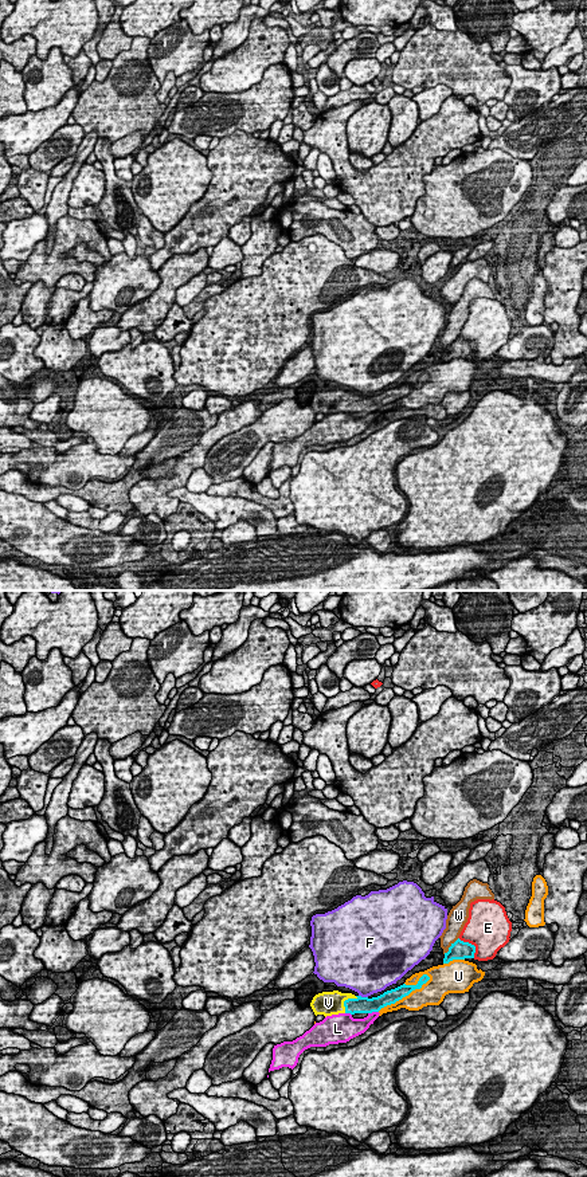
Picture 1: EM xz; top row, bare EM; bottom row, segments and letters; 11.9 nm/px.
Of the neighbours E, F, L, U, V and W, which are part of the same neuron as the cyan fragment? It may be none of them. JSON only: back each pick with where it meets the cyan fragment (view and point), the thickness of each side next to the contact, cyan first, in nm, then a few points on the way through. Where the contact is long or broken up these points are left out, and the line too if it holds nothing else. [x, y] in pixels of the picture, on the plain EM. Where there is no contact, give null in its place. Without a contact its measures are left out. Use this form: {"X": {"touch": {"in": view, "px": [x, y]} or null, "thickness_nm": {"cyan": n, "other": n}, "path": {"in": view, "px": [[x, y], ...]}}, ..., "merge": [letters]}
{"V": {"touch": {"in": "xz", "px": [344, 400]}, "thickness_nm": {"cyan": 190, "other": 280}, "path": {"in": "xz", "px": [[362, 403], [344, 400], [328, 401]]}}, "merge": ["V"]}

